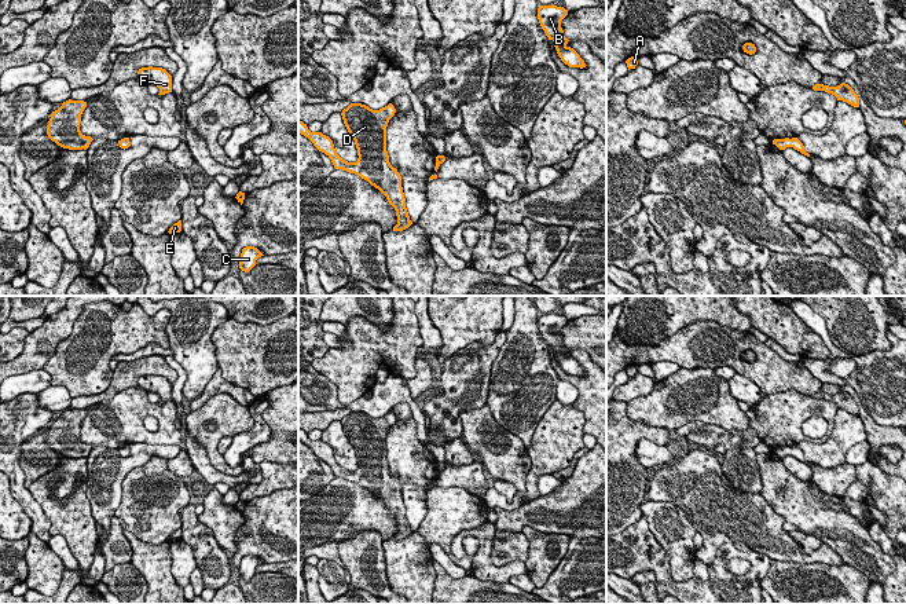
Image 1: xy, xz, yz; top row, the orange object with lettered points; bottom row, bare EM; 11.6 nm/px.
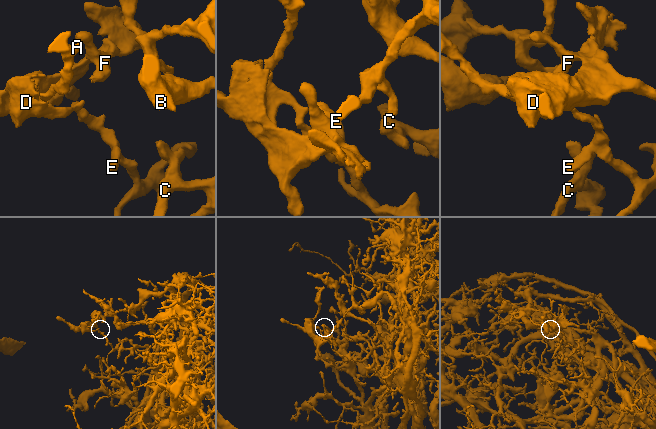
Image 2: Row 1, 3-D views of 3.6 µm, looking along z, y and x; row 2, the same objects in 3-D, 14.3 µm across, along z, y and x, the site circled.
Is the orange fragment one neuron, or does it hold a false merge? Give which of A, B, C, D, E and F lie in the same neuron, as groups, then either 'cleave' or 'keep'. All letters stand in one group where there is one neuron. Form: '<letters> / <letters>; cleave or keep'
A D F / B C E; cleave

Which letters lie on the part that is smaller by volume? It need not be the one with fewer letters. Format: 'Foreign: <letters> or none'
Foreign: A, D, F

